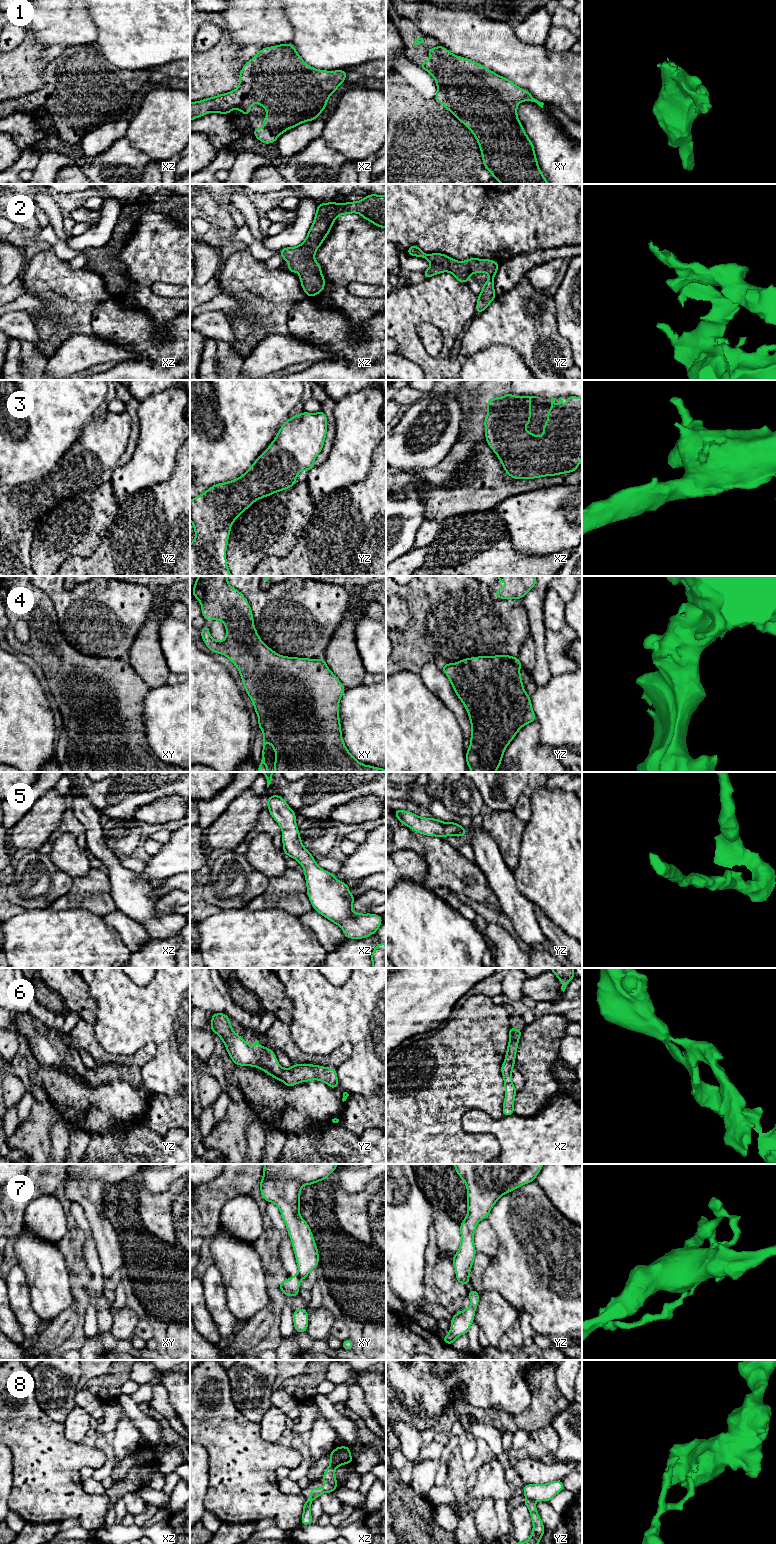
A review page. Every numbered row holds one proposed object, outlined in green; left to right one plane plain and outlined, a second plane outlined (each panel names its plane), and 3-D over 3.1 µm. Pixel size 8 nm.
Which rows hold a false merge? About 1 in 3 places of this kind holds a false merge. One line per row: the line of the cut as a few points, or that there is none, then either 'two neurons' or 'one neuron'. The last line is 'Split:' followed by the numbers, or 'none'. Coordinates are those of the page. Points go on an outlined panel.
1: no cut; one neuron
2: no cut; one neuron
3: no cut; one neuron
4: no cut; one neuron
5: no cut; one neuron
6: no cut; one neuron
7: cut in xy along (297, 1275), (300, 1280); two neurons
8: cut in yz along (527, 1498), (533, 1501); two neurons
Split: 7, 8

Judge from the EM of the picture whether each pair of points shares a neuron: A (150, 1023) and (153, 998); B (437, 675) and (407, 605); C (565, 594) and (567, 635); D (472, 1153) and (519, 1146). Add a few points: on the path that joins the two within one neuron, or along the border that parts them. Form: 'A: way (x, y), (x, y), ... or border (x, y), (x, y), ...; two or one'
A: way (150, 1017), (153, 1013), (153, 1004); one
B: border (440, 667), (432, 662), (426, 662), (420, 669); two
C: border (549, 586), (556, 591), (565, 603); two
D: border (484, 1132), (491, 1133), (496, 1138), (500, 1153); two

